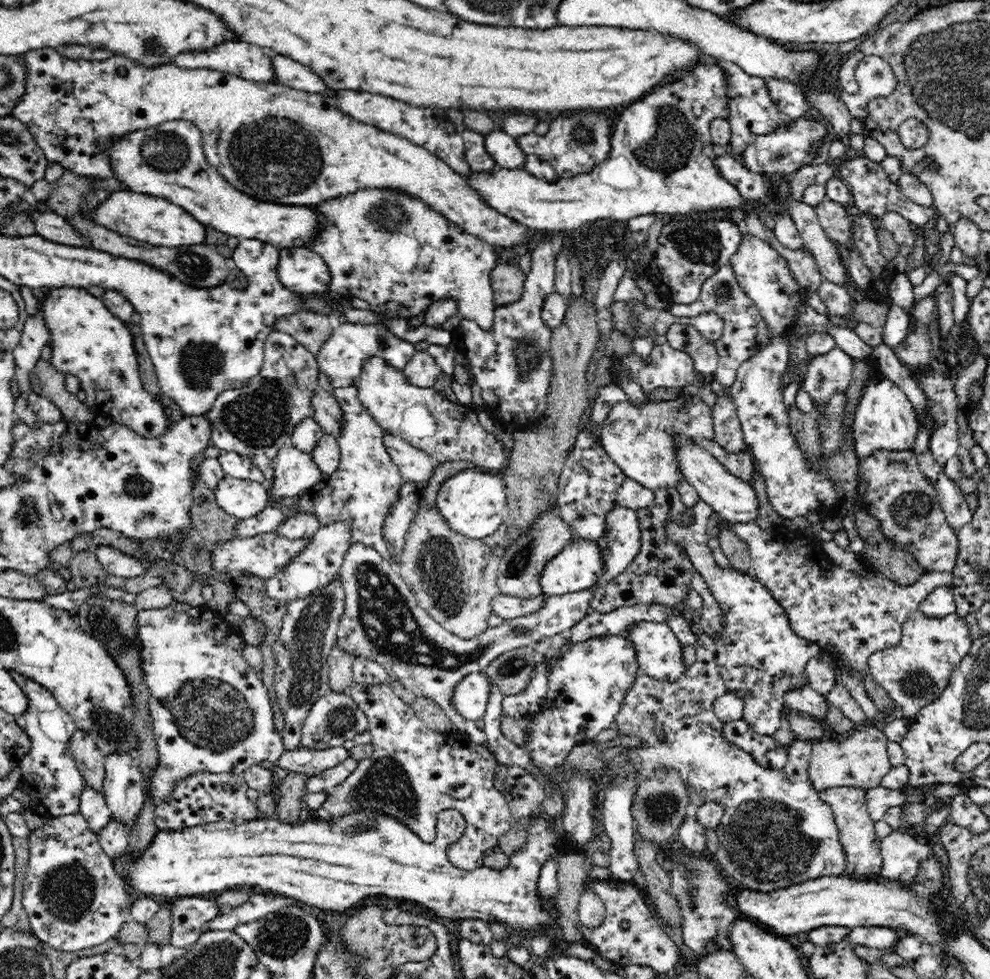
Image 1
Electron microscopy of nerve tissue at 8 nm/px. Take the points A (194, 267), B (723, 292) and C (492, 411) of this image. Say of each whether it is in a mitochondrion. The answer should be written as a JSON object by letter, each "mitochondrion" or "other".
{"A":"mitochondrion","B":"mitochondrion","C":"other"}

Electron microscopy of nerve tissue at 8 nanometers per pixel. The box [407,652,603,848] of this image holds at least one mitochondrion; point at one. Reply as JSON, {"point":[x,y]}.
{"point":[516,664]}

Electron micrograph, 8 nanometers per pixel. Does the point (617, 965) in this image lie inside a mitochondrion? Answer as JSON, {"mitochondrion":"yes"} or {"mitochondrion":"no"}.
{"mitochondrion":"no"}

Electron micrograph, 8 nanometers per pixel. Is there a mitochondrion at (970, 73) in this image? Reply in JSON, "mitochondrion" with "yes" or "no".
{"mitochondrion":"yes"}

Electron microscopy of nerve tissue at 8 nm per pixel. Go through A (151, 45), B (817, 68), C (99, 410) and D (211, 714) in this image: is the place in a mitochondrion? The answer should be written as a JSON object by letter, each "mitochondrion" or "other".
{"A":"mitochondrion","B":"other","C":"other","D":"mitochondrion"}

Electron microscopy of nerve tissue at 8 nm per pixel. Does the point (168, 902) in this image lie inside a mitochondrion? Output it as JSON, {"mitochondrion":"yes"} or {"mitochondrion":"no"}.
{"mitochondrion":"no"}

